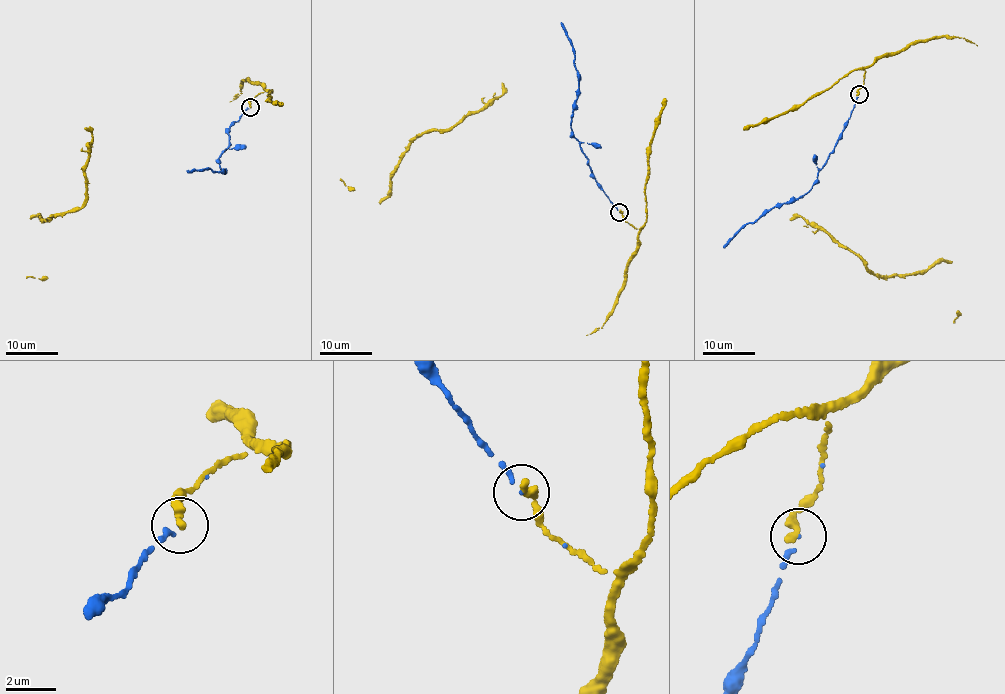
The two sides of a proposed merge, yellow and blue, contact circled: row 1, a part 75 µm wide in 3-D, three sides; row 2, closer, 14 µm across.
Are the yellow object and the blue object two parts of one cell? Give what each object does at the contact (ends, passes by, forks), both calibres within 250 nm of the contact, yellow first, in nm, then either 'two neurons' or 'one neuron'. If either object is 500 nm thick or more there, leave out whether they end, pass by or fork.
yellow ends | blue ends | 420/140 nm | one neuron

